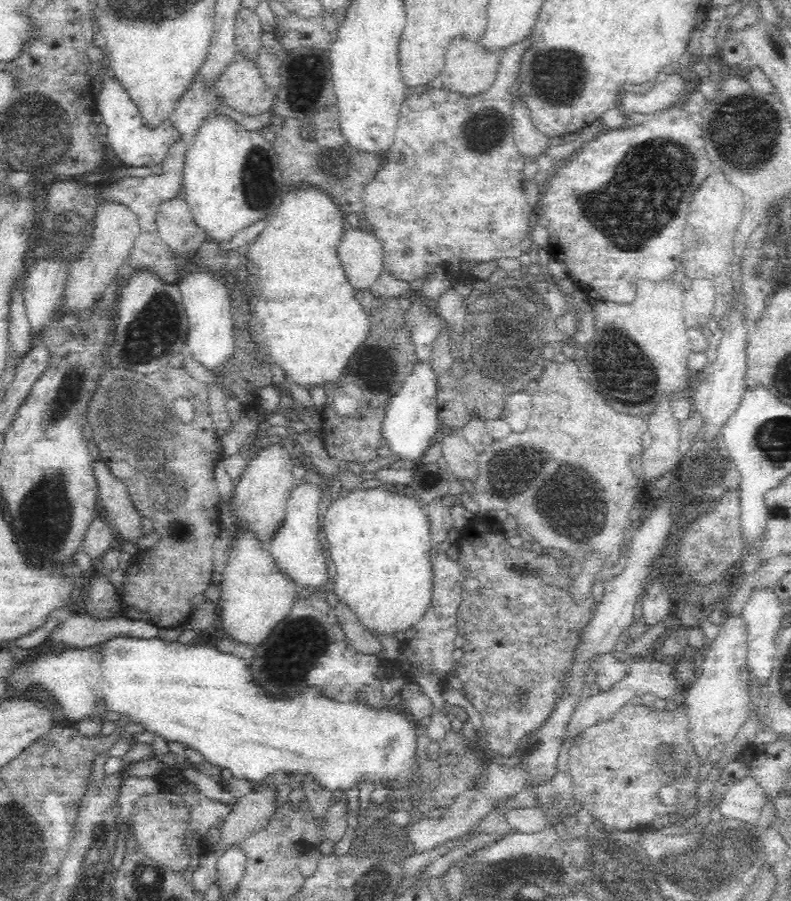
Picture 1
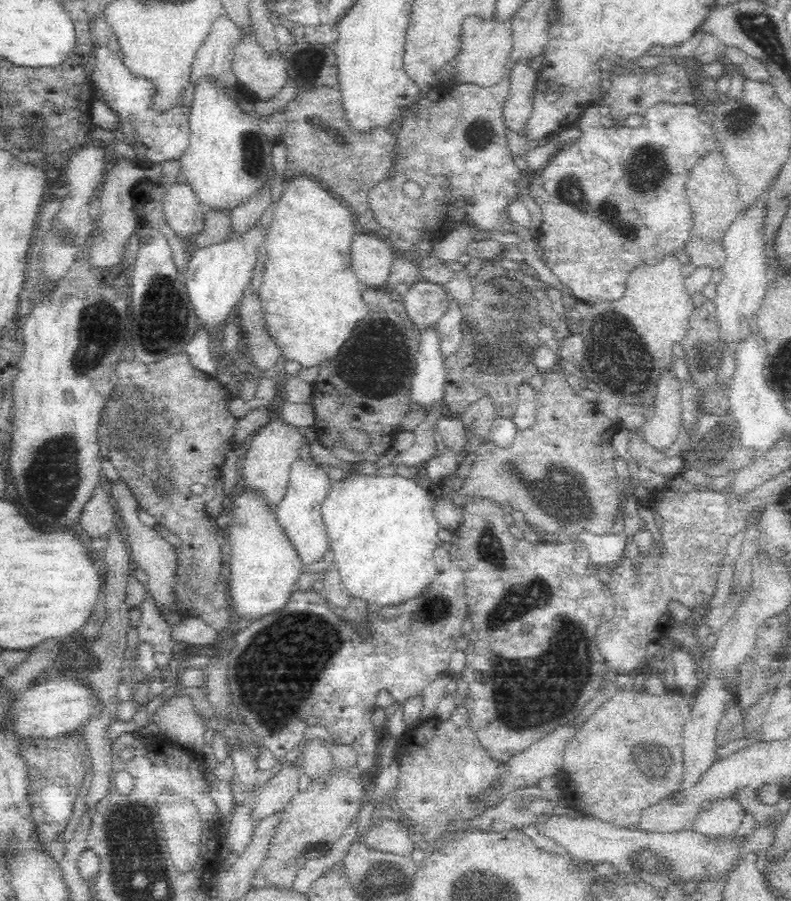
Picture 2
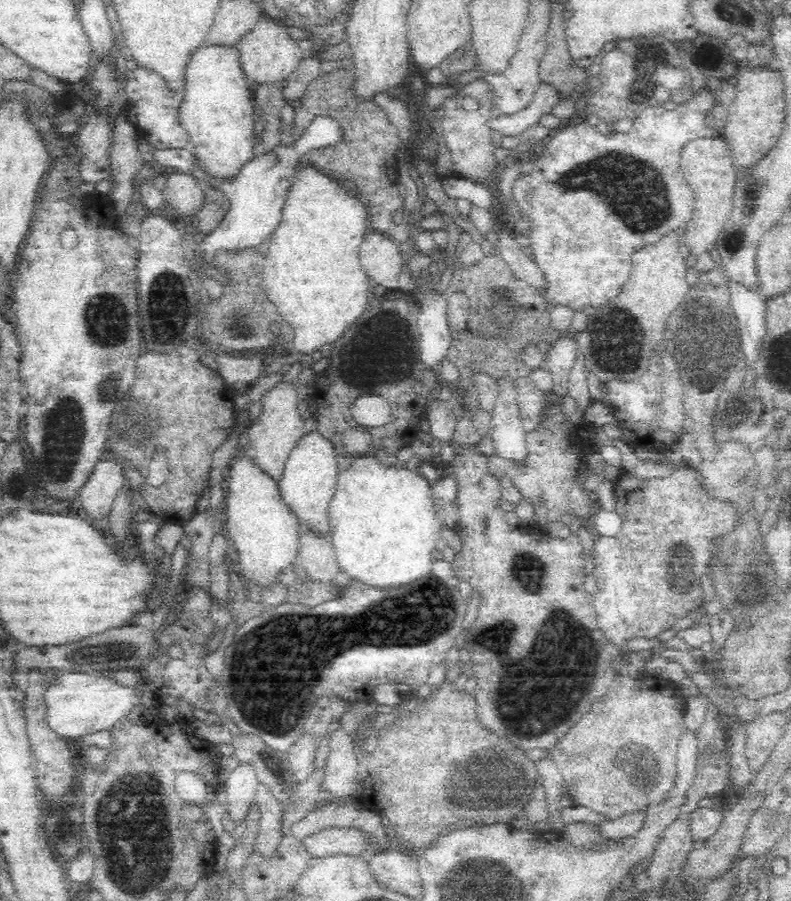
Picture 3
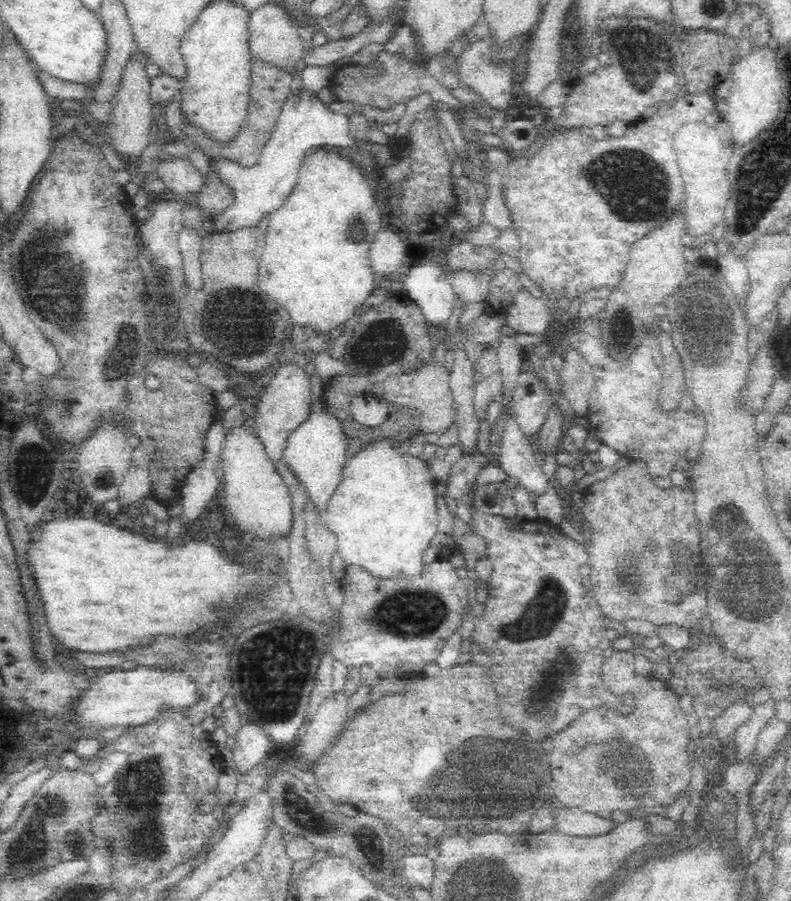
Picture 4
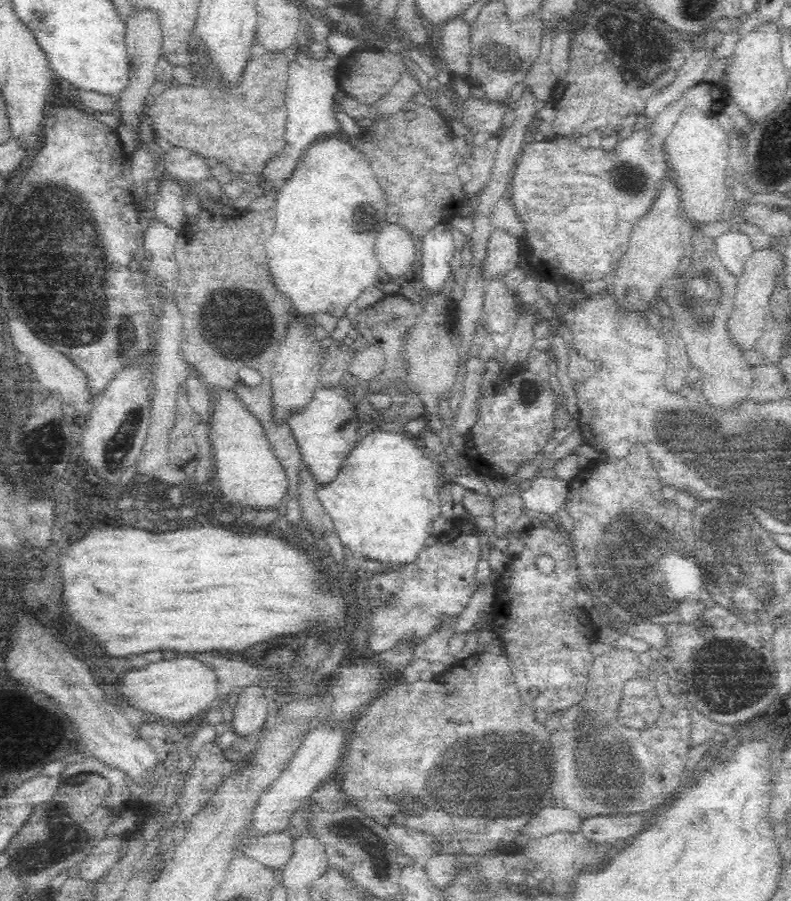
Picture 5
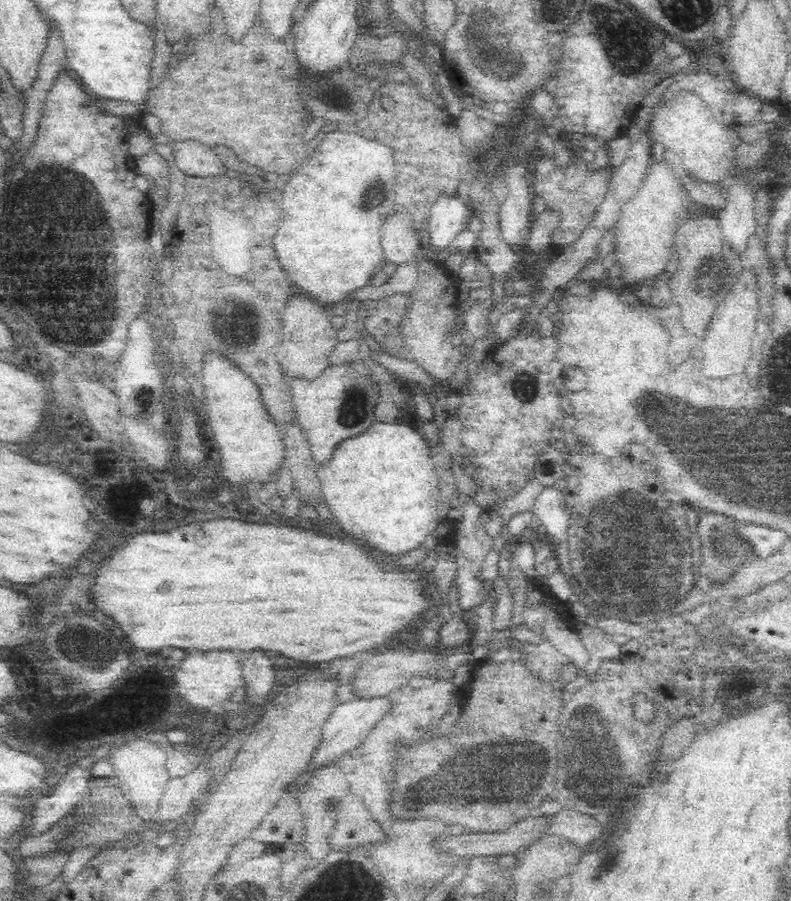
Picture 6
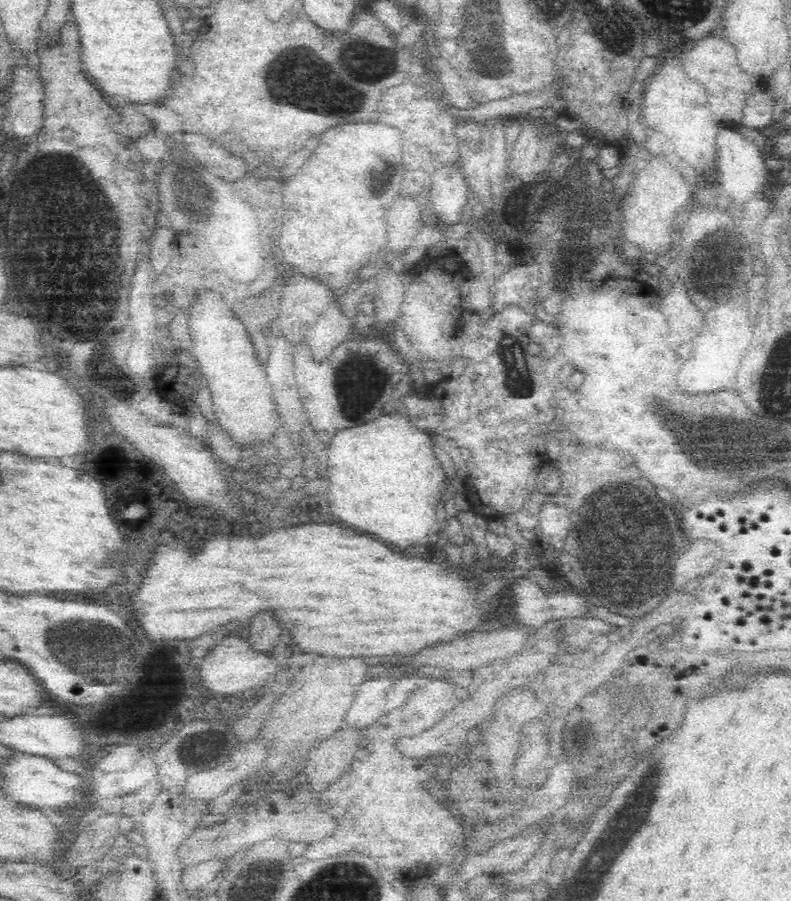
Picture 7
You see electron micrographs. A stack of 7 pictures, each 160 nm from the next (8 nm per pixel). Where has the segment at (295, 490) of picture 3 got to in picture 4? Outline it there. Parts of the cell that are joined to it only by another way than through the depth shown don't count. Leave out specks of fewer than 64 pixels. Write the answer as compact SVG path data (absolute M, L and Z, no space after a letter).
M324 396L312 402L310 415L289 432L282 452L284 459L308 487L309 497L321 513L324 512L337 484L342 480L342 471L348 456L349 440L342 428L344 421L330 414L333 405L326 401Z

